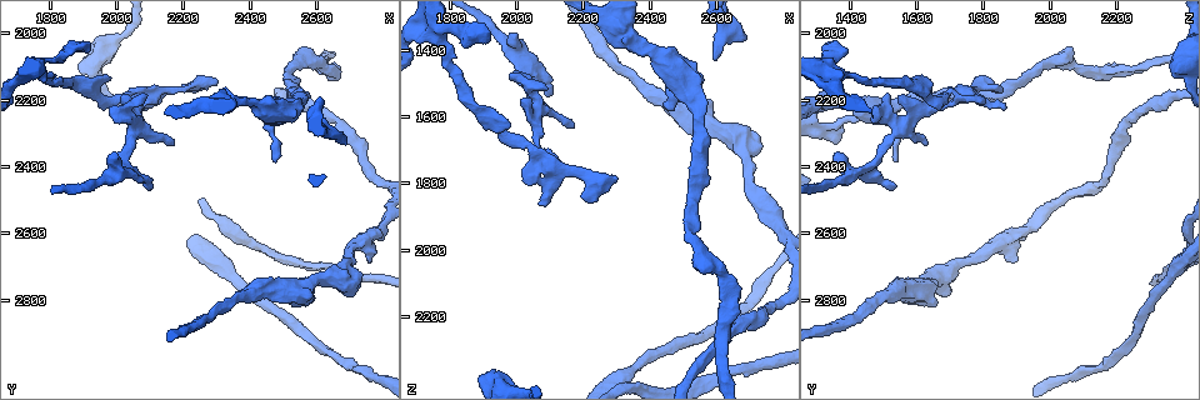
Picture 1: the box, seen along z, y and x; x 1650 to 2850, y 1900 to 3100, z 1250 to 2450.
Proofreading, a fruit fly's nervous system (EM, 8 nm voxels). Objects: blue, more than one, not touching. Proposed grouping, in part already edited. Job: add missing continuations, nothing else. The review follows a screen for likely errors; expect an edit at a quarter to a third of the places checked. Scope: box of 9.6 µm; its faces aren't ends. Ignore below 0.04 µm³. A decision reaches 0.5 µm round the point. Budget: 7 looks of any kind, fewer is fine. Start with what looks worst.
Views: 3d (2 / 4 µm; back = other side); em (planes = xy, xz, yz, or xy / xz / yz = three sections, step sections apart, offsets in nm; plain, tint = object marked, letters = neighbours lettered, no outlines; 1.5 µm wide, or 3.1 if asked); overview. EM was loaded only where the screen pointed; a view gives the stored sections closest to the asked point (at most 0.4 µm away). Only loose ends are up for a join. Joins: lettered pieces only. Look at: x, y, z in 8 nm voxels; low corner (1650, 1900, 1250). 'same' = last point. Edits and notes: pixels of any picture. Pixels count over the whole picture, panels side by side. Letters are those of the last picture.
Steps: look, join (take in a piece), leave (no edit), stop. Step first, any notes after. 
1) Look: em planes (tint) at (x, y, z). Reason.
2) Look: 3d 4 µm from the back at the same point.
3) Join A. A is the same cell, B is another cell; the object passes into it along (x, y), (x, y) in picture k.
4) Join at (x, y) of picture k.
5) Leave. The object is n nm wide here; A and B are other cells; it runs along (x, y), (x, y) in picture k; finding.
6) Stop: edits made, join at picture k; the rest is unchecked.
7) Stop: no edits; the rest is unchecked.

Look: 3d 2 µm at (2480, 2390, 1530). Tapers out.

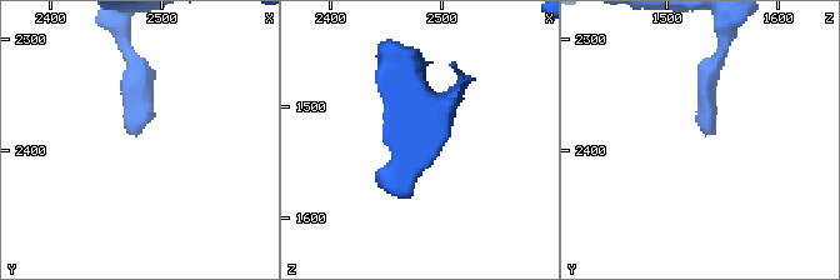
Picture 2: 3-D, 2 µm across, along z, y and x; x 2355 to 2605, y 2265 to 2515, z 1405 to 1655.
Look: em planes (plain) at (2476, 2382, 1542).

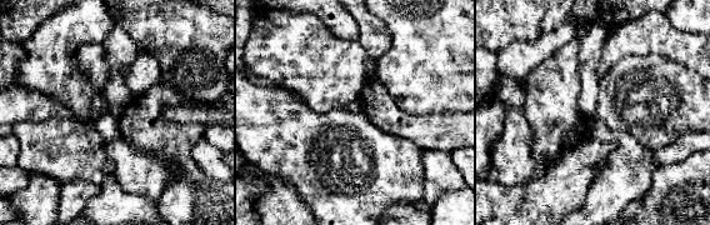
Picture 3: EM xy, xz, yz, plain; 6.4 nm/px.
Look: em planes (letters) at the same point.

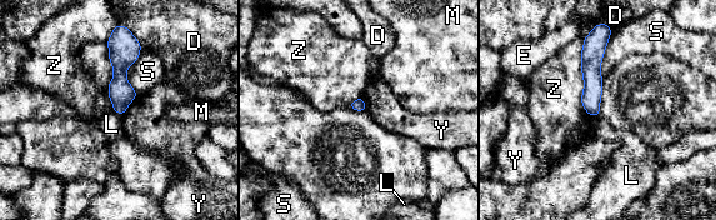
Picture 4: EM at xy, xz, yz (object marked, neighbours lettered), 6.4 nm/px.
Leave. D, E, L, M, S, Y and Z are other cells; a border runs along (114, 110), (121, 115) in picture 4; none of them fits.

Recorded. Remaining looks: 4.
Look: em yz step 8 (tint) at (2100, 2460, 1550). Branch stops here.

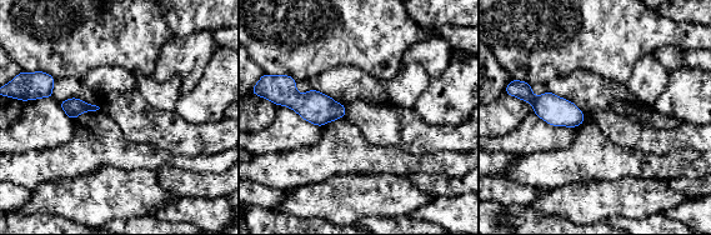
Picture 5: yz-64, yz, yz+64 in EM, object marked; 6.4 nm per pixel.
Look: em yz step 8 (letters) at the same point. What lies round it.

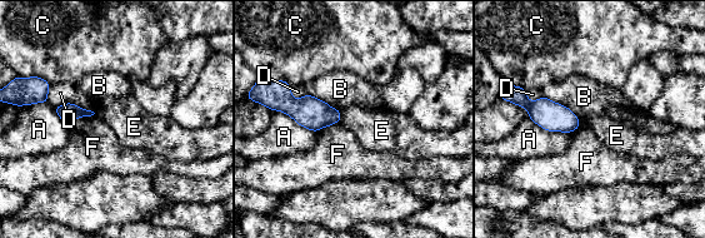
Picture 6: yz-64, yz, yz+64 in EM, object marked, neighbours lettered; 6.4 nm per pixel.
Leave. The longest contact is with B, 320 nm; A, B, C, D, E and F are other cells; a border runs along (341, 112), (339, 120) in picture 6; none of them fits.

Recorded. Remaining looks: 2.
Look: em xy step 8 (letters) at (2750, 2690, 1900). Free end.

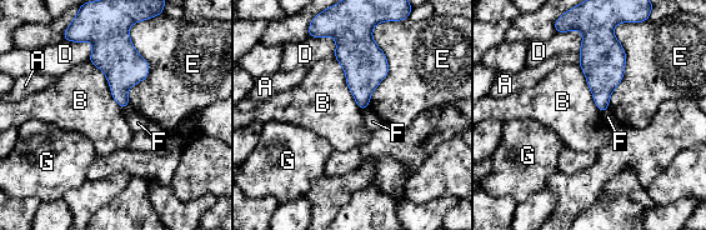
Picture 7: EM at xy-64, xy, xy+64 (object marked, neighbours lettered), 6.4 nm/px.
Leave. A, B, D, E, F and G are other cells; a border runs along (334, 58), (361, 109) in picture 7; no lettered piece goes on from it.

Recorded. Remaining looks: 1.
Stop: no edits; the rest is unchecked.

